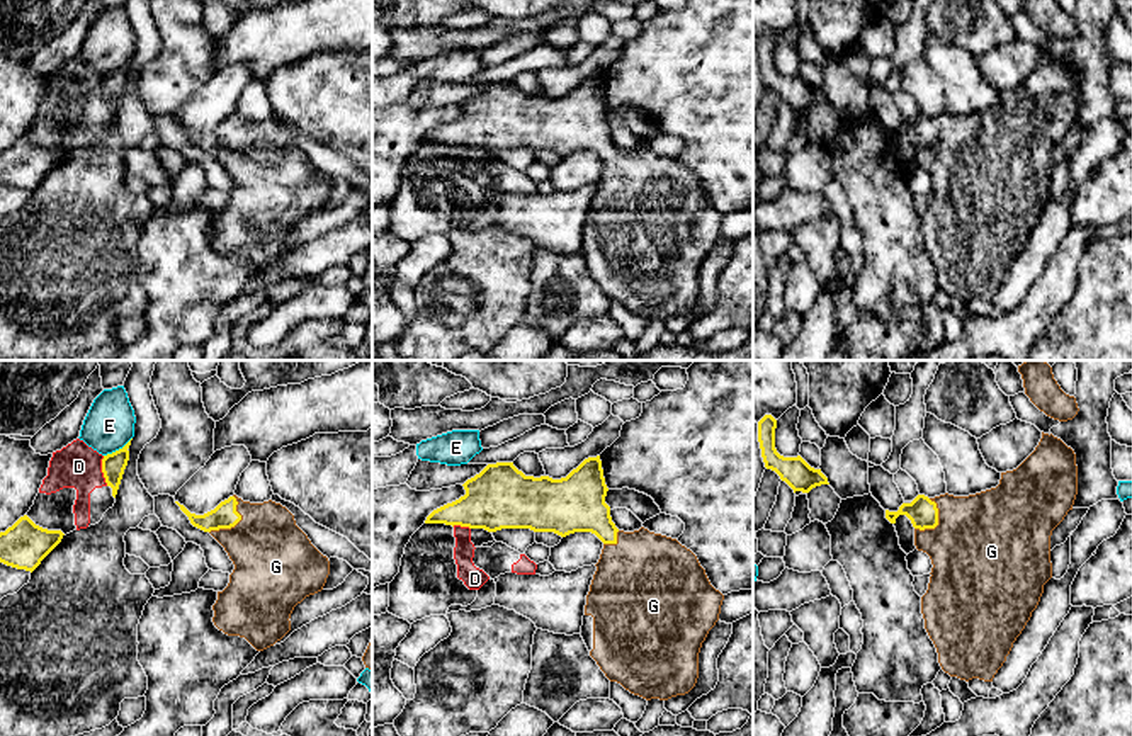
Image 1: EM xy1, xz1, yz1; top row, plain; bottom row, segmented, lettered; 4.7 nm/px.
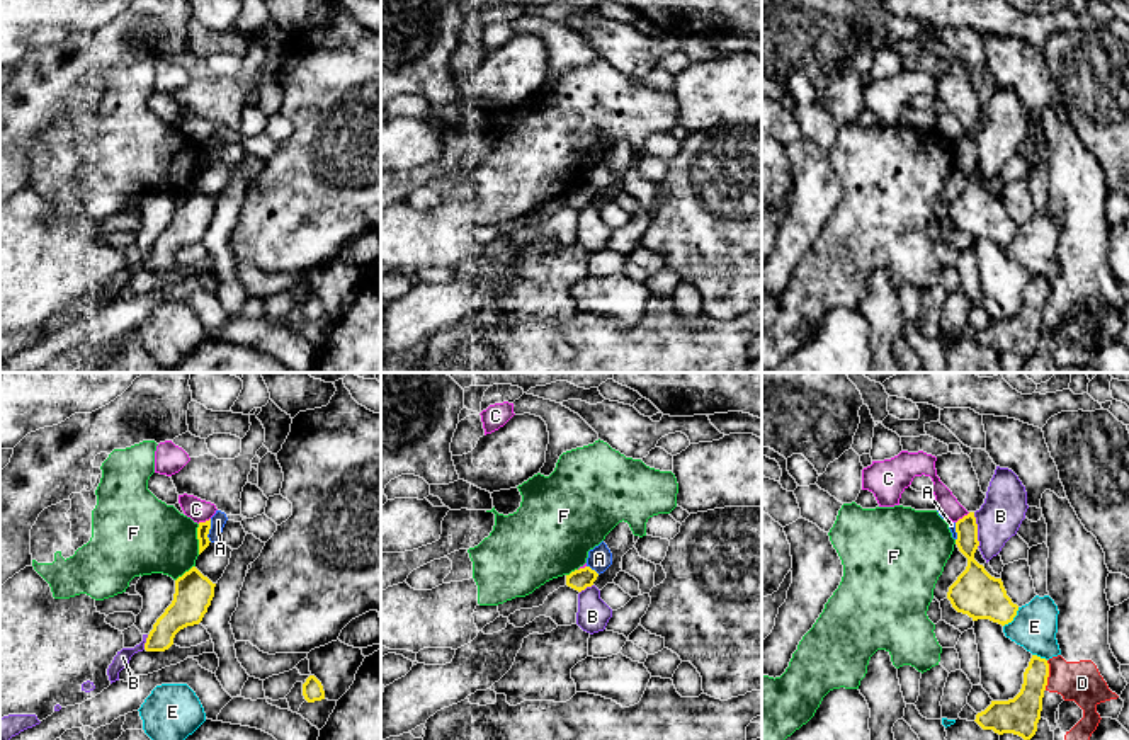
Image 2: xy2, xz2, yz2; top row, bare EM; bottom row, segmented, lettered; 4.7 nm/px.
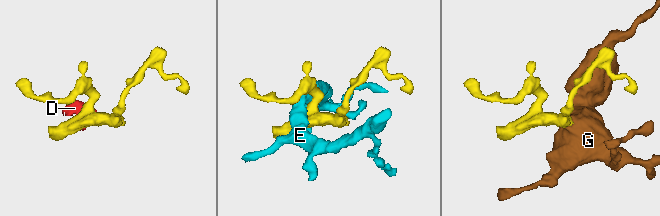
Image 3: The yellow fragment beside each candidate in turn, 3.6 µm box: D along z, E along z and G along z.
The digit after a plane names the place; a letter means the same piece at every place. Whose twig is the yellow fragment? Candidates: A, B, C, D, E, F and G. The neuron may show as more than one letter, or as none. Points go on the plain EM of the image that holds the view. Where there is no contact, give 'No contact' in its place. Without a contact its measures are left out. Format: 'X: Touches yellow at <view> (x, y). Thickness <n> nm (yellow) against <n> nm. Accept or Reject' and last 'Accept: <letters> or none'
A: Touches yellow at xy2 (208, 150). Thickness 60 nm (yellow) against 70 nm. Reject
B: Touches yellow at yz2 (976, 148). Thickness 160 nm (yellow) against 200 nm. Reject
C: Touches yellow at yz2 (964, 135). Thickness 110 nm (yellow) against 100 nm. Reject
D: Touches yellow at xy1 (102, 90). Thickness 110 nm (yellow) against 220 nm. Reject
E: Touches yellow at xy1 (119, 68). Thickness 110 nm (yellow) against 240 nm. Reject
F: Touches yellow at xy2 (198, 157). Thickness 60 nm (yellow) against 360 nm. Reject
G: Touches yellow at xy1 (237, 141). Thickness 120 nm (yellow) against 380 nm. Accept
Accept: G

